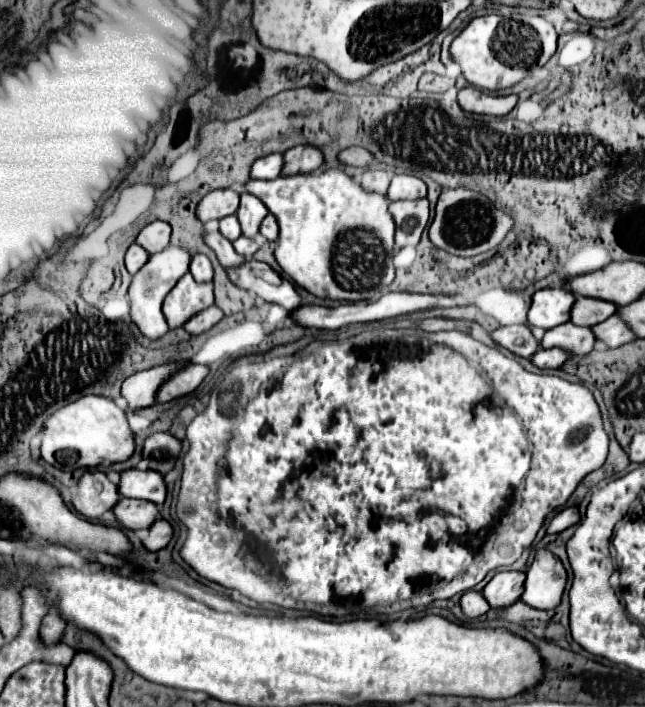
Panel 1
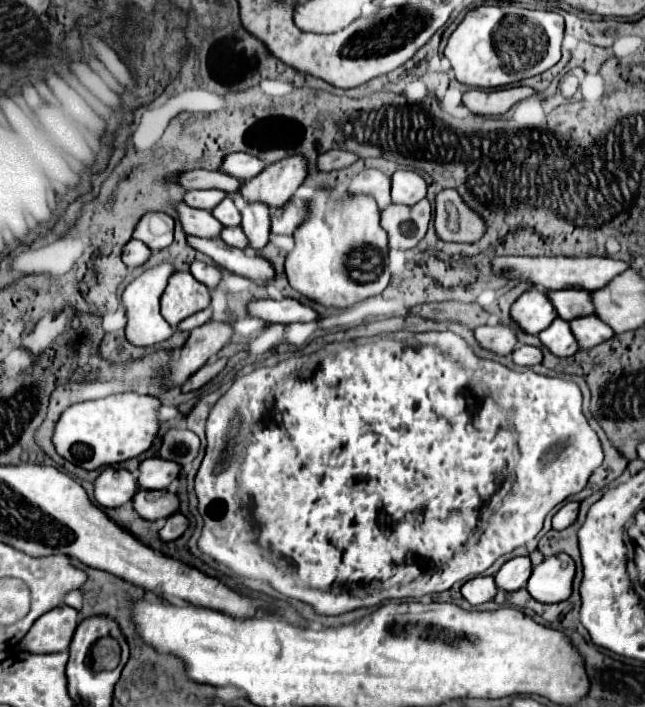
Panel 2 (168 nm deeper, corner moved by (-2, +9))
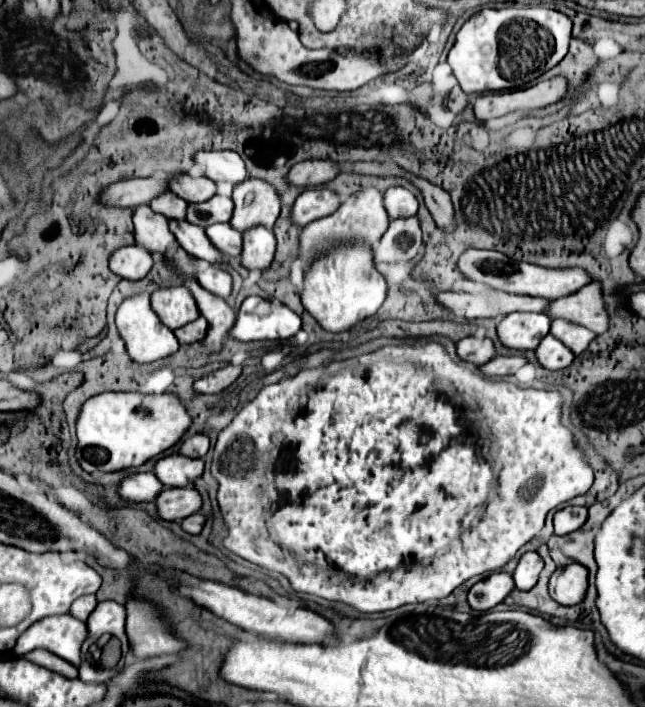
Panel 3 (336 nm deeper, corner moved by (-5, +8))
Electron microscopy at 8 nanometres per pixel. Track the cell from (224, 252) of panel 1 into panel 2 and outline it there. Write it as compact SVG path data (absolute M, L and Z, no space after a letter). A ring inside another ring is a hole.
M184 202L178 204L178 214L180 214L180 222L182 228L188 236L198 236L198 238L220 238L222 232L222 224L218 224L218 220L214 220L214 216L206 210L196 210L186 206Z

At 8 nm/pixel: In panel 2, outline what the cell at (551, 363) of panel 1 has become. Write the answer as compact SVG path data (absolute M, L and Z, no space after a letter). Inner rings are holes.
M520 346L512 352L512 358L518 366L534 366L538 362L542 362L542 350L536 346Z

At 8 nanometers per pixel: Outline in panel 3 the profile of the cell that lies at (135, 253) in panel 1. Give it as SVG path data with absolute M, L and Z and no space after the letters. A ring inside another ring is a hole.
M141 245L121 247L115 253L111 253L111 257L109 257L109 269L115 275L119 275L123 279L131 279L131 281L145 277L151 267L153 267L153 257Z

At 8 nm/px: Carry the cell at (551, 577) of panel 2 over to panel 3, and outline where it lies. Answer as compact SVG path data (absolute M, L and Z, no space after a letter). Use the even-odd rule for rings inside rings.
M571 563L551 575L549 595L561 605L579 605L585 599L587 587L589 571L579 563Z

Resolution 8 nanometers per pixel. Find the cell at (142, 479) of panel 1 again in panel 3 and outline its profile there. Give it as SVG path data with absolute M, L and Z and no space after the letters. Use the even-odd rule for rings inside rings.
M169 455L157 461L155 475L165 487L189 487L197 477L203 475L205 461L189 459L181 455Z

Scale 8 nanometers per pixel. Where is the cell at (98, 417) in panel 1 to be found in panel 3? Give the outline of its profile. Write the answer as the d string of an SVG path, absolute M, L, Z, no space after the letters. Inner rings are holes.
M101 393L85 401L77 419L77 461L87 471L121 471L141 467L173 447L191 427L191 415L177 395Z

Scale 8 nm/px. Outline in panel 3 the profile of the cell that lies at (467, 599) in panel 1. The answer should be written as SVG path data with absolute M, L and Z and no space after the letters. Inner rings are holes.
M493 573L469 589L469 605L475 611L489 611L515 589L511 573Z

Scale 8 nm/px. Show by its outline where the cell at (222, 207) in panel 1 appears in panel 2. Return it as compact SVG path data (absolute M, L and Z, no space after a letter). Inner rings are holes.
M188 190L184 196L184 202L192 208L212 210L216 208L228 194L222 190Z

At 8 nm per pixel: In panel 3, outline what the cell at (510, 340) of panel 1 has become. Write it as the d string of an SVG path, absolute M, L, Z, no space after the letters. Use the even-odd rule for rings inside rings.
M465 337L461 341L457 341L457 355L463 361L475 363L475 365L483 365L493 357L495 349L493 349L493 341L489 339L477 339L477 337Z

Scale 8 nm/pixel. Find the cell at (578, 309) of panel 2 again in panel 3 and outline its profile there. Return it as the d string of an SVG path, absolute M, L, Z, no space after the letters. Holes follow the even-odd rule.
M503 291L483 293L437 293L435 301L451 313L461 313L467 321L473 319L503 319L515 311L543 311L551 301L525 295L509 295Z

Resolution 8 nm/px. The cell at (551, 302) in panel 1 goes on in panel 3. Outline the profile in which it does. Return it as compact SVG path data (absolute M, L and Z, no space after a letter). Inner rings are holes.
M511 313L497 323L497 337L507 349L533 351L549 333L549 325L551 321L543 313Z

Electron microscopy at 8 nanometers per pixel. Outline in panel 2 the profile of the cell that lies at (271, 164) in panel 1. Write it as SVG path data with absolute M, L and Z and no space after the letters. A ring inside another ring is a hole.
M236 152L236 154L228 154L224 158L224 164L220 170L226 174L232 174L236 178L250 180L250 178L258 176L258 172L262 172L262 168L266 168L266 164L262 164L262 160L258 160L256 156L250 156L246 152Z

